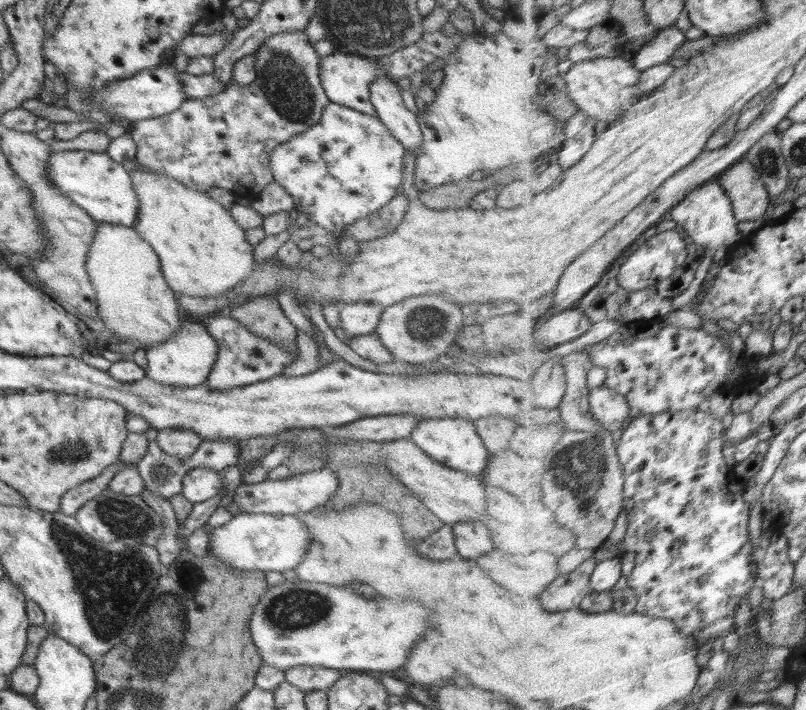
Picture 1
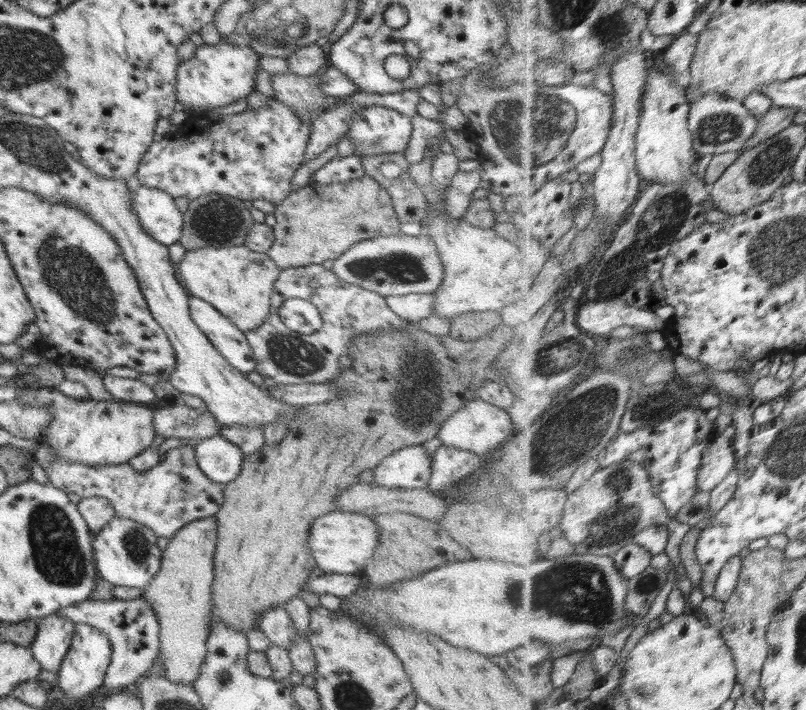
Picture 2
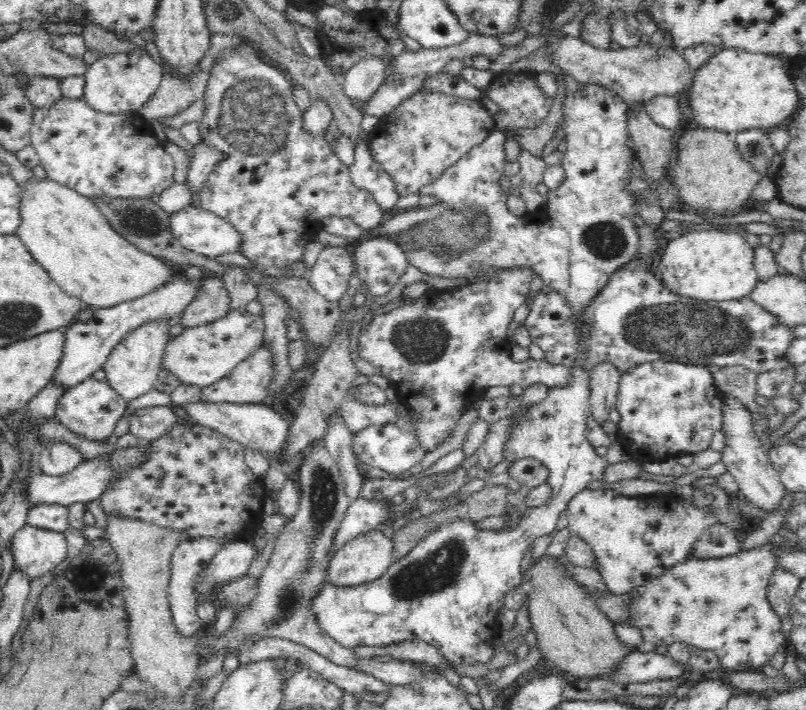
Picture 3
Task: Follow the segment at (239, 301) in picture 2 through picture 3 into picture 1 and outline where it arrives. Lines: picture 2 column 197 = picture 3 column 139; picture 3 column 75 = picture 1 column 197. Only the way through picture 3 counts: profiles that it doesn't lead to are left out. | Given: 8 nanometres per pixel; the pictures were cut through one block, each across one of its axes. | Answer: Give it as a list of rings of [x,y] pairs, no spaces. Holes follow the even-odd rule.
[[[135,160],[123,165],[136,198],[140,200],[134,229],[158,256],[162,274],[173,292],[191,297],[214,297],[224,295],[226,291],[232,291],[236,285],[242,284],[254,265],[254,247],[247,242],[245,230],[236,224],[229,211],[207,193],[187,188],[164,174],[147,172]]]

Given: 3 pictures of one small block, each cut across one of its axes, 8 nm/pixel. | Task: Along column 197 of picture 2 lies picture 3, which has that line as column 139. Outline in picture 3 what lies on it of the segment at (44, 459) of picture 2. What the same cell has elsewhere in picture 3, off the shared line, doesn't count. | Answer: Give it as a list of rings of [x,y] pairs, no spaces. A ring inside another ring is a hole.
[[[176,424],[164,436],[151,441],[143,461],[131,469],[117,472],[115,481],[100,495],[106,515],[136,518],[157,525],[160,529],[183,532],[187,540],[215,538],[226,543],[241,538],[253,540],[256,527],[263,520],[263,501],[268,498],[263,480],[245,463],[245,446],[229,436],[198,424]]]

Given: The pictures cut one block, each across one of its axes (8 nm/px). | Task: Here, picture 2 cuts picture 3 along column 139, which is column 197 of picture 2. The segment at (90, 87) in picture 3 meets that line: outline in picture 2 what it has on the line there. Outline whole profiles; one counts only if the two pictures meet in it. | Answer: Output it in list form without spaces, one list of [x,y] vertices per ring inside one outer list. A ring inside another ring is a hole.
[[[220,41],[214,45],[201,45],[195,55],[179,63],[176,69],[176,98],[178,107],[187,113],[199,109],[213,110],[228,107],[239,98],[247,97],[254,88],[256,69],[260,67],[257,53],[247,45],[232,45]]]

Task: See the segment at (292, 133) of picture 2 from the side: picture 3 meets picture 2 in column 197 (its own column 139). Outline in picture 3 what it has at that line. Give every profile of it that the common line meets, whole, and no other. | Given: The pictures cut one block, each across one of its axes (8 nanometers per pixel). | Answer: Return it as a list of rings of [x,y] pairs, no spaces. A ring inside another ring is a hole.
[[[60,98],[48,107],[34,112],[31,126],[31,146],[36,150],[39,165],[47,177],[75,192],[91,198],[144,198],[162,194],[174,181],[174,161],[165,152],[165,144],[156,139],[154,130],[139,112],[121,115],[104,114],[92,108],[83,98]]]

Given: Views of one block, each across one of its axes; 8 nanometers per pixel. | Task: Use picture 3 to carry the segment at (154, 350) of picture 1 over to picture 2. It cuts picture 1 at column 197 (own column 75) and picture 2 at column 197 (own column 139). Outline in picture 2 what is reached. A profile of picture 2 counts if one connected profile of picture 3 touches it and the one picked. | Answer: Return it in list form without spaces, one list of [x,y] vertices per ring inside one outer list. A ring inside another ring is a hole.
[[[189,295],[189,308],[192,322],[234,368],[245,374],[256,370],[254,354],[245,333],[230,319],[200,297]]]

